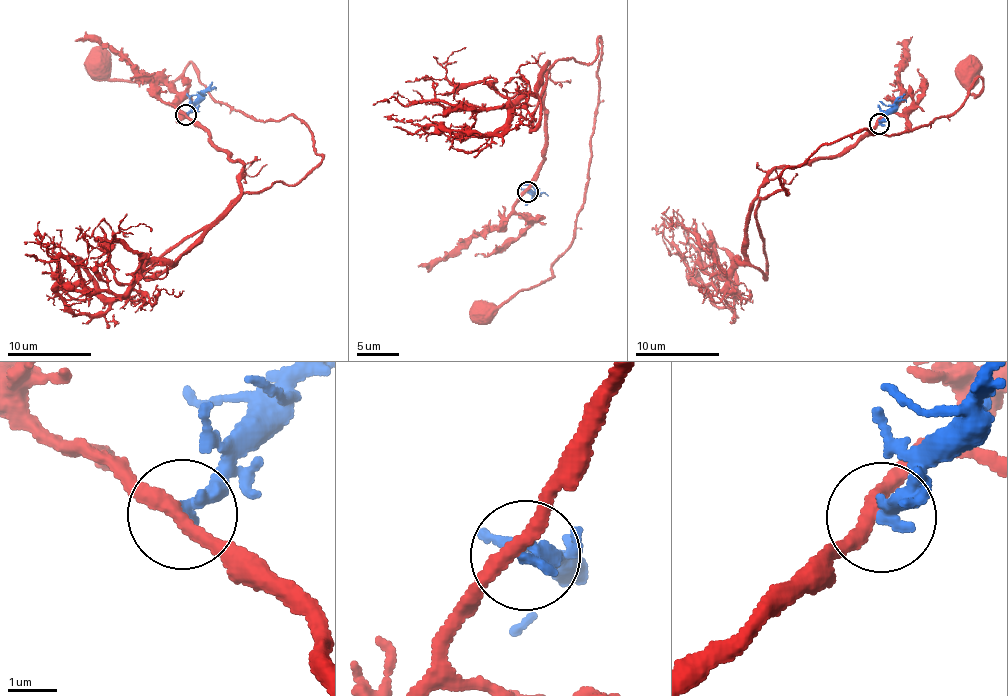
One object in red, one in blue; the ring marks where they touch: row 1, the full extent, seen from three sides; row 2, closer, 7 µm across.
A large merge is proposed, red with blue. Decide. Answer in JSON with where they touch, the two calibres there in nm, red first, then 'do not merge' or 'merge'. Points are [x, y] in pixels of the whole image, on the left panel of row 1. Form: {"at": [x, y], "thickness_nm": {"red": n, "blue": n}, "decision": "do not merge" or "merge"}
{"at": [186, 115], "thickness_nm": {"red": 300, "blue": 320}, "decision": "do not merge"}

